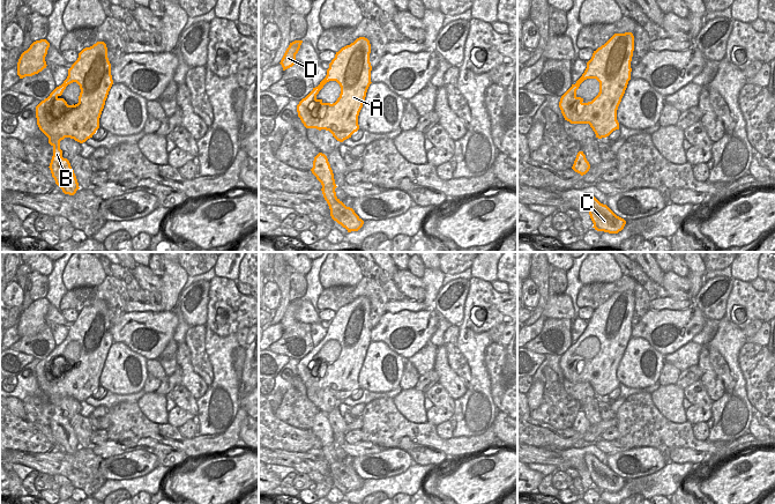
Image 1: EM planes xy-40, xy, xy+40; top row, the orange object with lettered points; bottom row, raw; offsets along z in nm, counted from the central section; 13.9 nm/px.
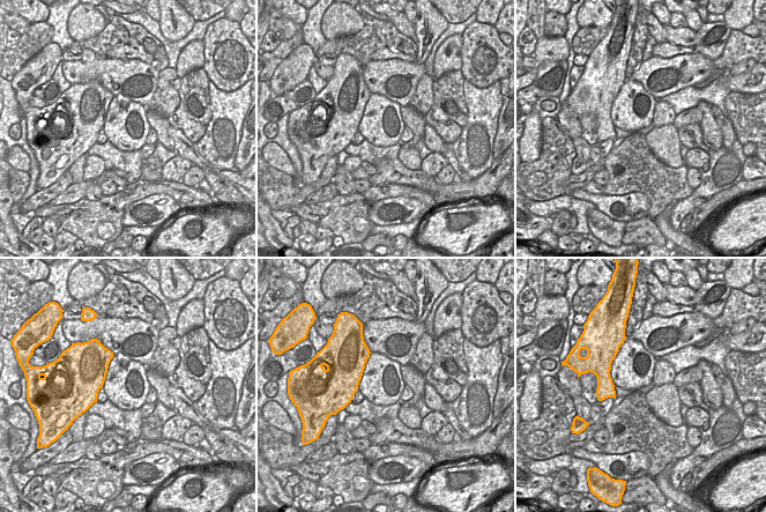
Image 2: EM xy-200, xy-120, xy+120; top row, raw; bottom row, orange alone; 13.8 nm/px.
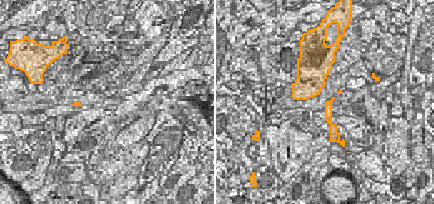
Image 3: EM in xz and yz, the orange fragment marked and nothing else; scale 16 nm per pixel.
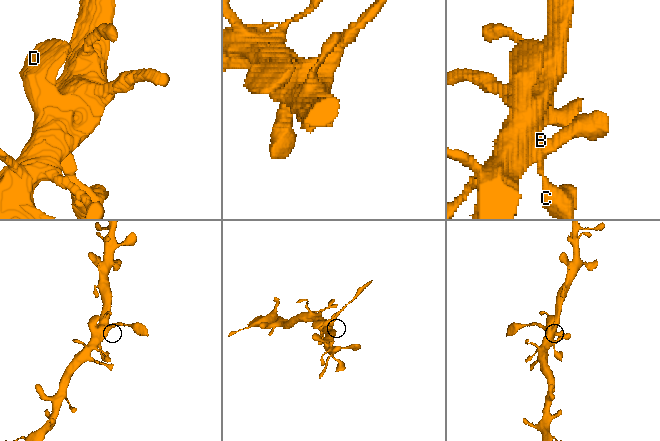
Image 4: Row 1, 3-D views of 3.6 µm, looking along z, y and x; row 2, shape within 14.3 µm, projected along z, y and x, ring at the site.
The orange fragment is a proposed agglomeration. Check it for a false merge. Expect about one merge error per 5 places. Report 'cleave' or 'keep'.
keep

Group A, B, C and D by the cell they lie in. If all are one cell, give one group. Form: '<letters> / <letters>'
A B C D

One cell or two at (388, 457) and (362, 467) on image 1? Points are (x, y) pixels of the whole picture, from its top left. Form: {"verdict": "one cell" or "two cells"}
{"verdict": "one cell"}

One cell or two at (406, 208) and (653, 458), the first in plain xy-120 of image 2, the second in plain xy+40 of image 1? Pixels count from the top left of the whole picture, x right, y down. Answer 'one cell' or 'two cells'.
one cell

